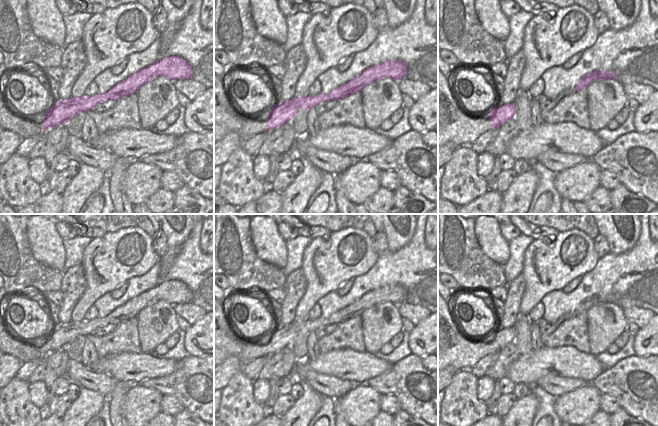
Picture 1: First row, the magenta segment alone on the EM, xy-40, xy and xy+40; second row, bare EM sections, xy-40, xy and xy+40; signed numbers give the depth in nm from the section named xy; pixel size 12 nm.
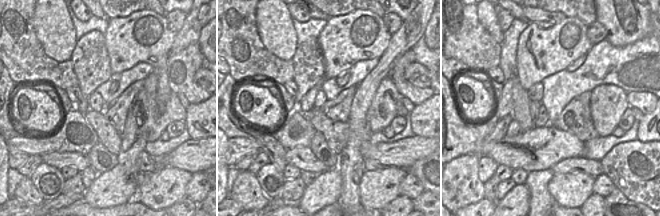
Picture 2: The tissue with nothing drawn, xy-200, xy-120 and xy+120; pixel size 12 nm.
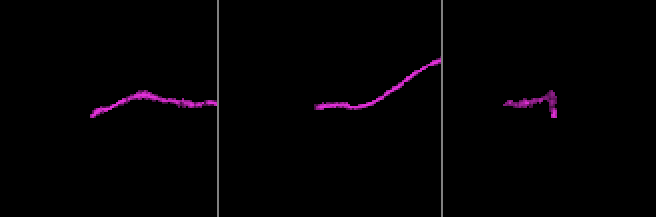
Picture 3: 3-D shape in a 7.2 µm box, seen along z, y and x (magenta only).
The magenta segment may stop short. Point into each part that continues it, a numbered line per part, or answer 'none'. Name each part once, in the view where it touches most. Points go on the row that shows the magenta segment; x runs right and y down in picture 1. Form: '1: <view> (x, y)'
1: xy (227, 118)

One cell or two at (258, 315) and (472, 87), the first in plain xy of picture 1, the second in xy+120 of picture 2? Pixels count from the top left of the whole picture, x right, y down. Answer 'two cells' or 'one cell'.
one cell

